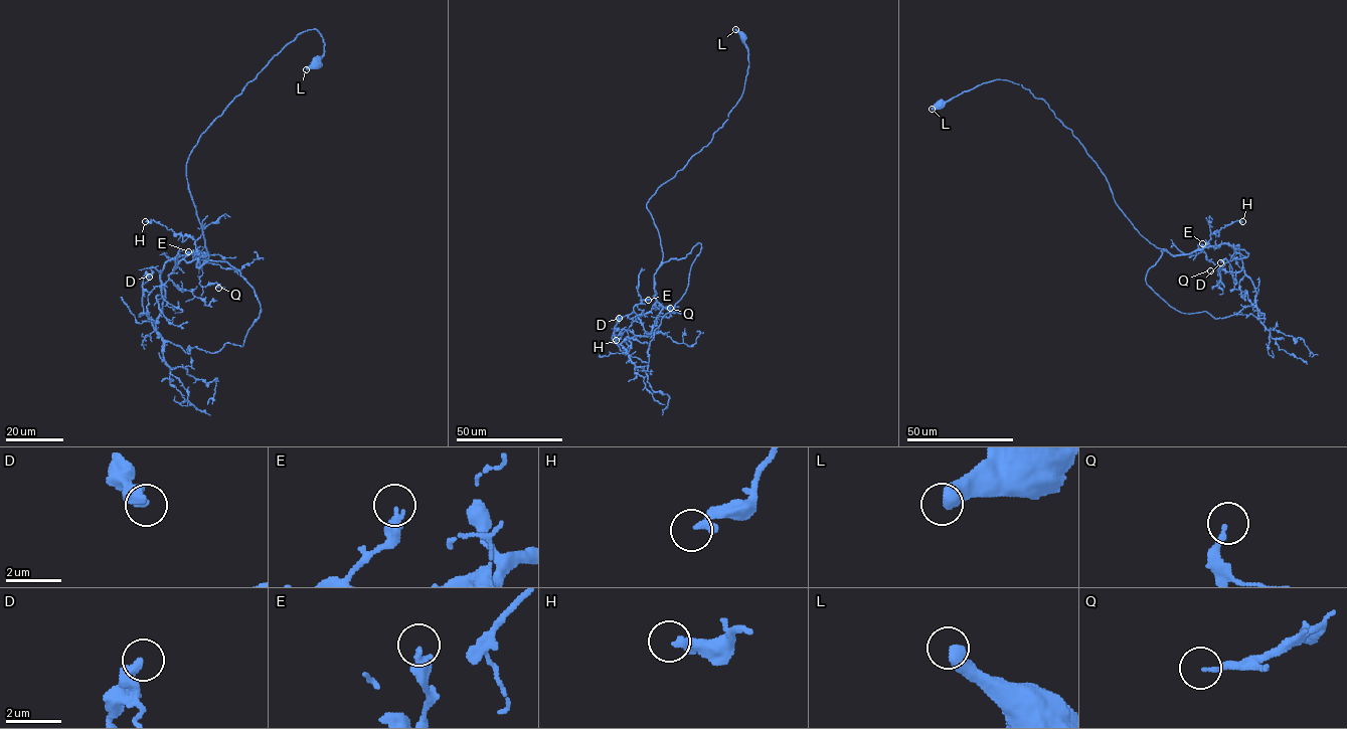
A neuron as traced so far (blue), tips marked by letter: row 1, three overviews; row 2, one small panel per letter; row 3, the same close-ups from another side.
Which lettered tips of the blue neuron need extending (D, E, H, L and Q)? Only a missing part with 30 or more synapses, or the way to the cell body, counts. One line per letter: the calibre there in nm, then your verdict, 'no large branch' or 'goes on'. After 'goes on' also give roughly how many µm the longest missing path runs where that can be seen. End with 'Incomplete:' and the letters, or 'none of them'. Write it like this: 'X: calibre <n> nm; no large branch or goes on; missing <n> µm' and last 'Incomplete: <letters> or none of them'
D: calibre 400 nm; no large branch
E: calibre 360 nm; no large branch
H: calibre 360 nm; no large branch
L: calibre 550 nm; no large branch
Q: calibre 150 nm; no large branch
Incomplete: none of them

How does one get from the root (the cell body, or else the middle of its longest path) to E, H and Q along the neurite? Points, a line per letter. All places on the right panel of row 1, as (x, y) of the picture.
E: (940, 105), (997, 79), (1021, 84), (1071, 131), (1142, 235), (1173, 255), (1201, 251), (1202, 243)
H: (940, 105), (997, 79), (1021, 84), (1071, 131), (1134, 227), (1173, 255), (1200, 250), (1213, 232), (1242, 221)
Q: (940, 105), (997, 79), (1021, 84), (1071, 131), (1150, 242), (1173, 255), (1234, 247), (1210, 270)

